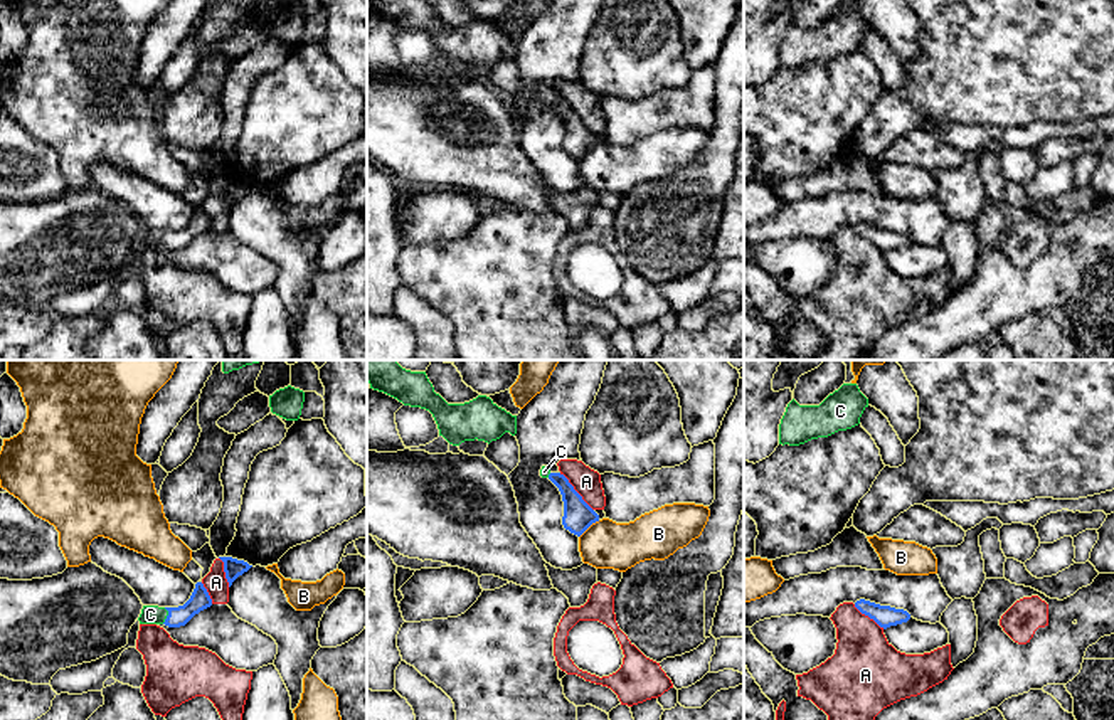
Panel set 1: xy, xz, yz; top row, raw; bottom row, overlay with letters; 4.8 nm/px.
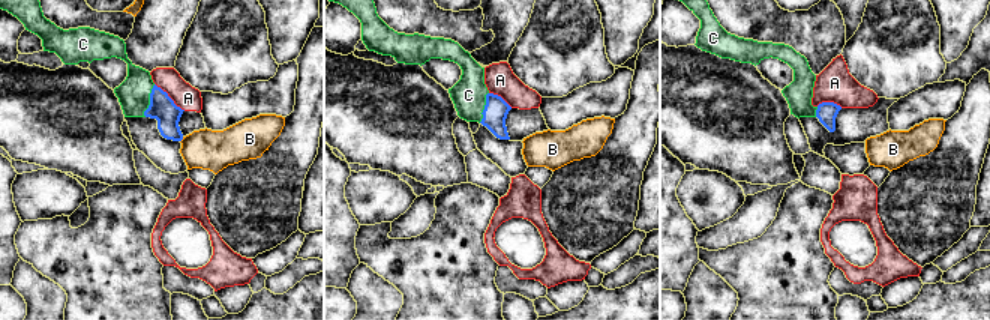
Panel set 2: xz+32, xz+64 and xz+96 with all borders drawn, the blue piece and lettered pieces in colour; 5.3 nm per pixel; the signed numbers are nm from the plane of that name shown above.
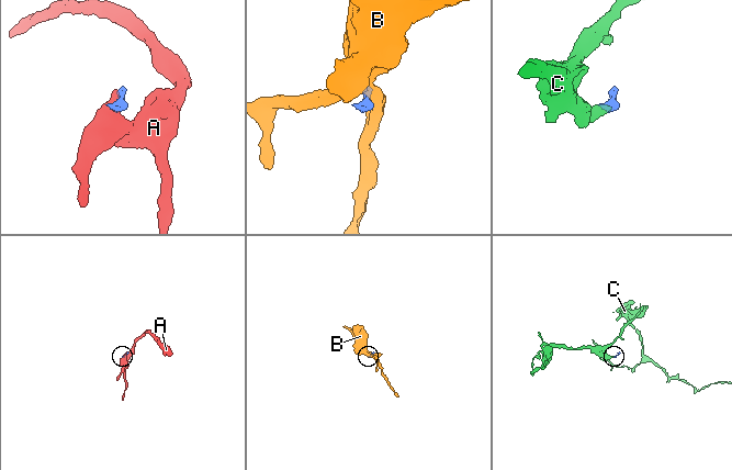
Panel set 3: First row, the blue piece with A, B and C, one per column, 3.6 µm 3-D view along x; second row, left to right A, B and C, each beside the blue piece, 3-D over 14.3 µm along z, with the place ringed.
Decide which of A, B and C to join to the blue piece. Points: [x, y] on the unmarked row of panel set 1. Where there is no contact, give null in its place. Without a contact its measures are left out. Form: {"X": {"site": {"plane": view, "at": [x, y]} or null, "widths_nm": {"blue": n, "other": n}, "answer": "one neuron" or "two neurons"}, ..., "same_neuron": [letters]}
{"A": {"site": {"plane": "xz", "at": [576, 115]}, "widths_nm": {"blue": 140, "other": 140}, "answer": "two neurons"}, "B": {"site": {"plane": "xz", "at": [589, 148]}, "widths_nm": {"blue": 140, "other": 220}, "answer": "two neurons"}, "C": {"site": {"plane": "xy", "at": [167, 239]}, "widths_nm": {"blue": 100, "other": 100}, "answer": "one neuron"}, "same_neuron": ["C"]}

